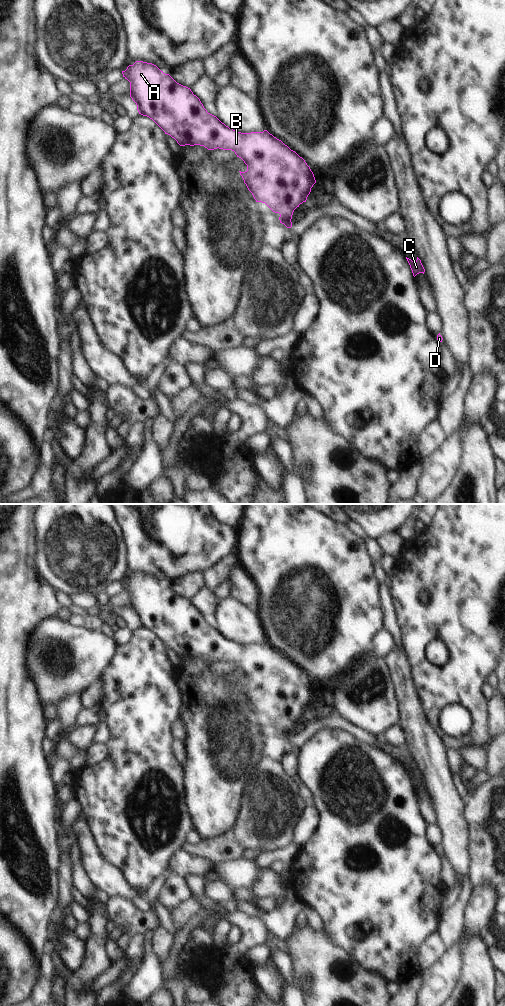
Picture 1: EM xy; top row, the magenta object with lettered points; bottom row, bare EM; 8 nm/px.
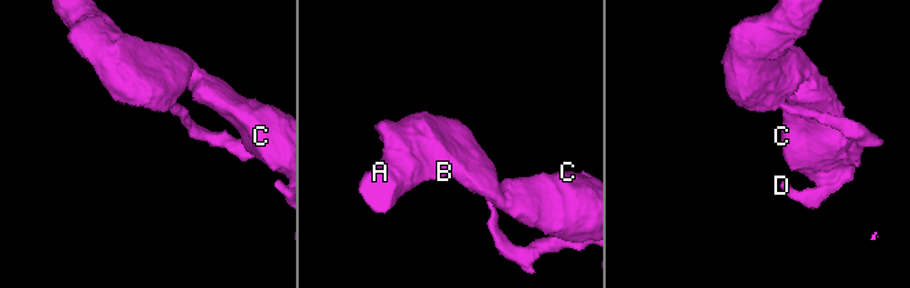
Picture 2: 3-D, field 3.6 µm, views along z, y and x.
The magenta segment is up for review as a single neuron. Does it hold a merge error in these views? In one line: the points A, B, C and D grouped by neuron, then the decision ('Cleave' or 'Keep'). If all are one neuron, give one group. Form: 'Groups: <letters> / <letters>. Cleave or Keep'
Groups: A B C / D. Cleave.

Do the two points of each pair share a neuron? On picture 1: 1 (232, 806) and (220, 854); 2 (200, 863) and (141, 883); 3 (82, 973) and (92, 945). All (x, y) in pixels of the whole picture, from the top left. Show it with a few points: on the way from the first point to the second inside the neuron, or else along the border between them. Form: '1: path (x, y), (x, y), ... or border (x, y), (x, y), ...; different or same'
1: border (230, 830), (216, 837), (202, 840); different
2: border (169, 862), (166, 869), (145, 889); different
3: path (89, 966), (92, 963), (92, 952); same

